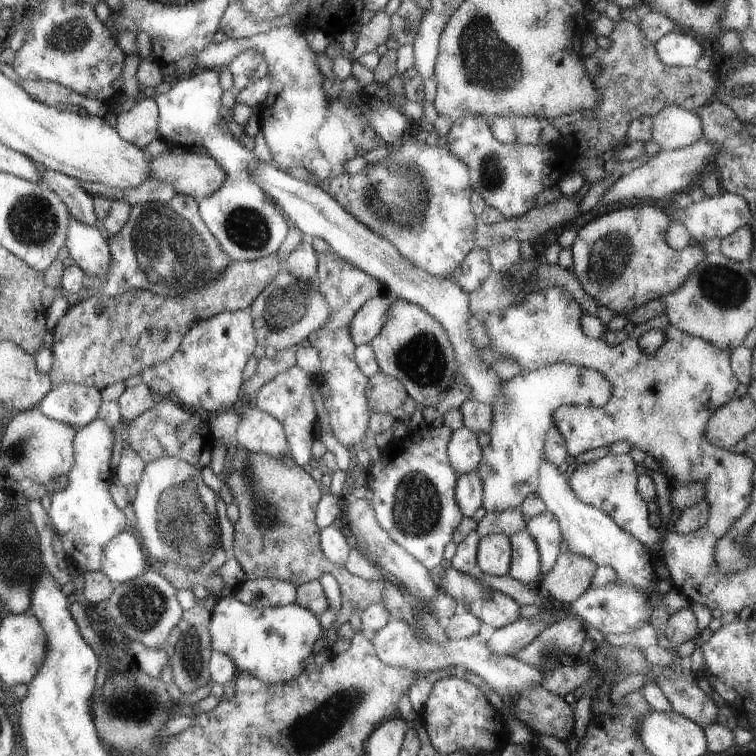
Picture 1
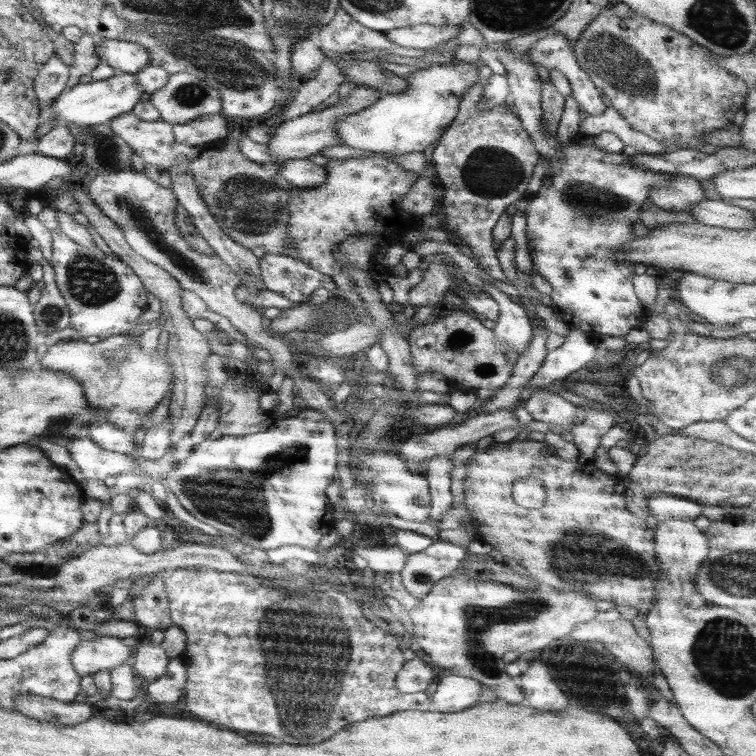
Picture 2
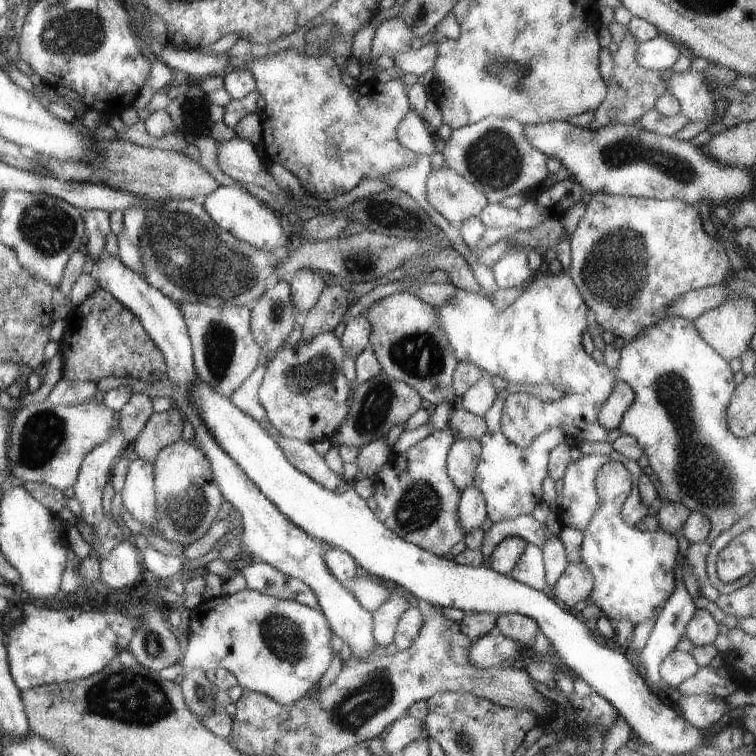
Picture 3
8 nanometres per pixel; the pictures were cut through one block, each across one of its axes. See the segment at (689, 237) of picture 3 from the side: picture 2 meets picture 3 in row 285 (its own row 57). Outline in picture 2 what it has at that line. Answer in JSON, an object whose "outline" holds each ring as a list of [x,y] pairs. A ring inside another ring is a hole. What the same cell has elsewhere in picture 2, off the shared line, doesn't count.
{"outline":[[[611,3],[589,21],[571,46],[579,68],[609,98],[629,128],[661,143],[668,140],[698,150],[705,133],[732,122],[733,114],[745,104],[745,83],[715,65],[709,49],[647,17],[635,13],[619,17],[611,11]]]}

